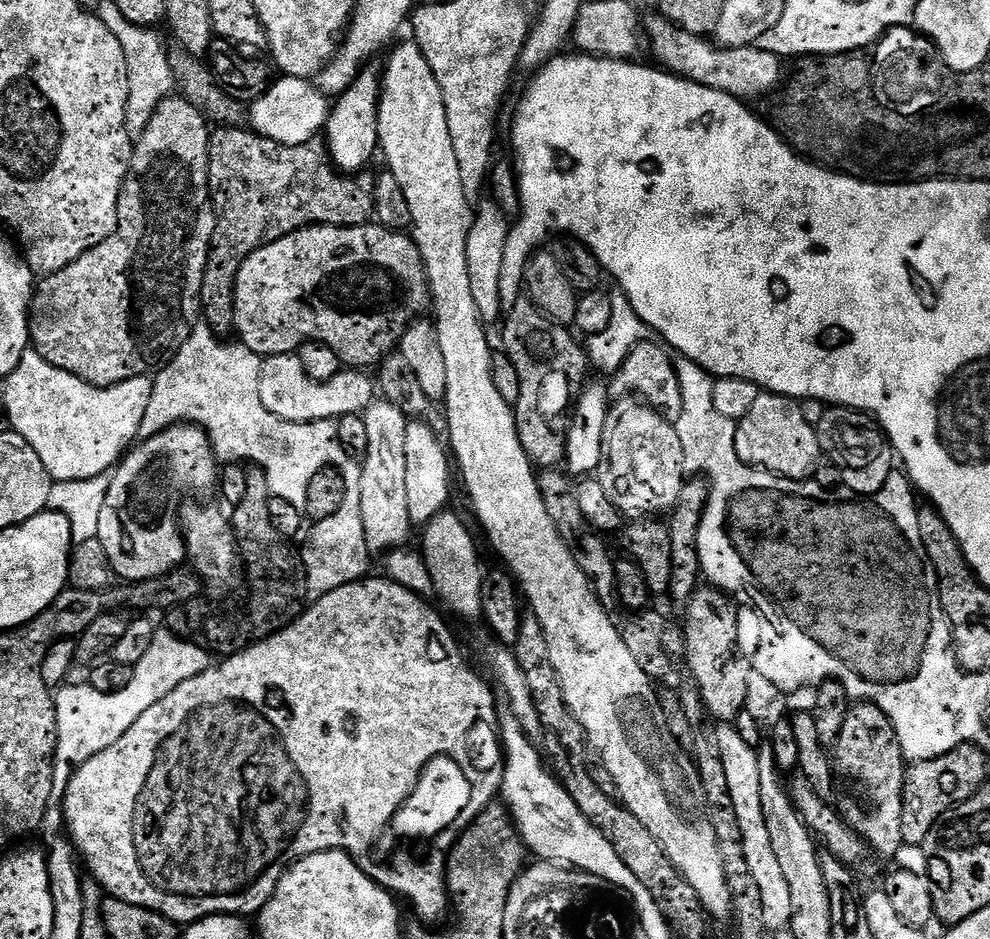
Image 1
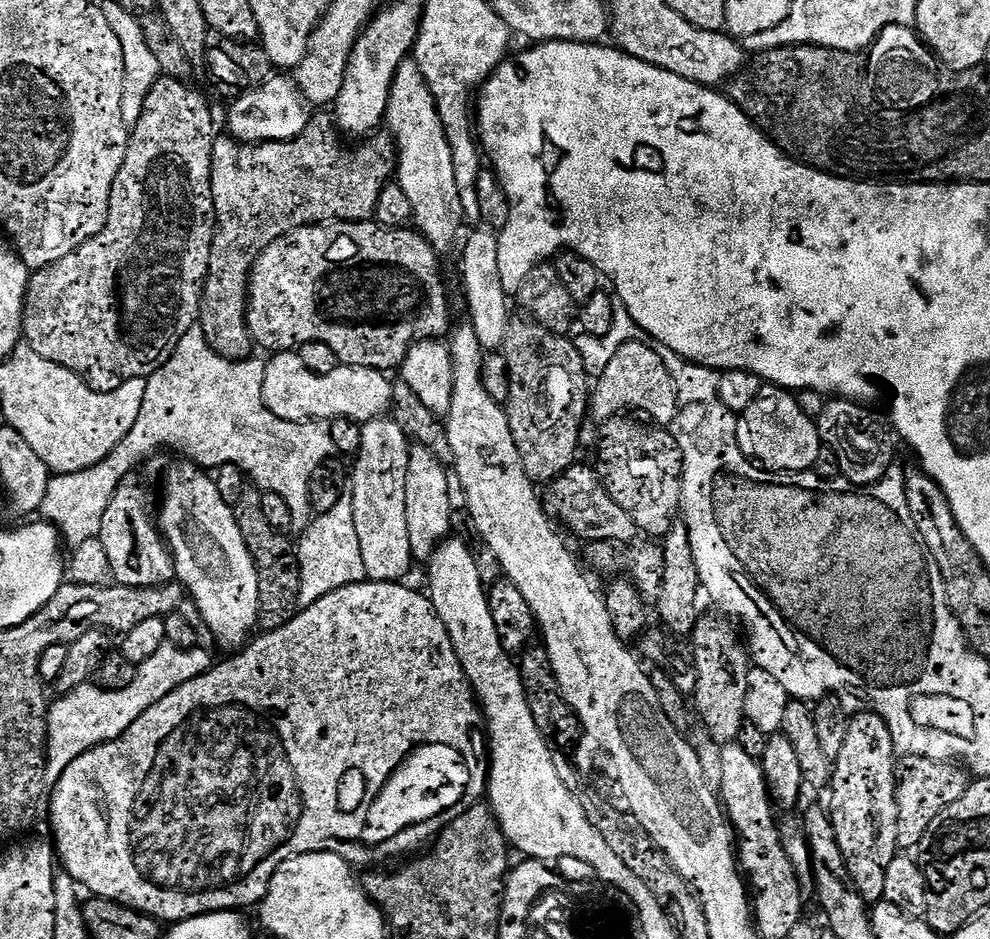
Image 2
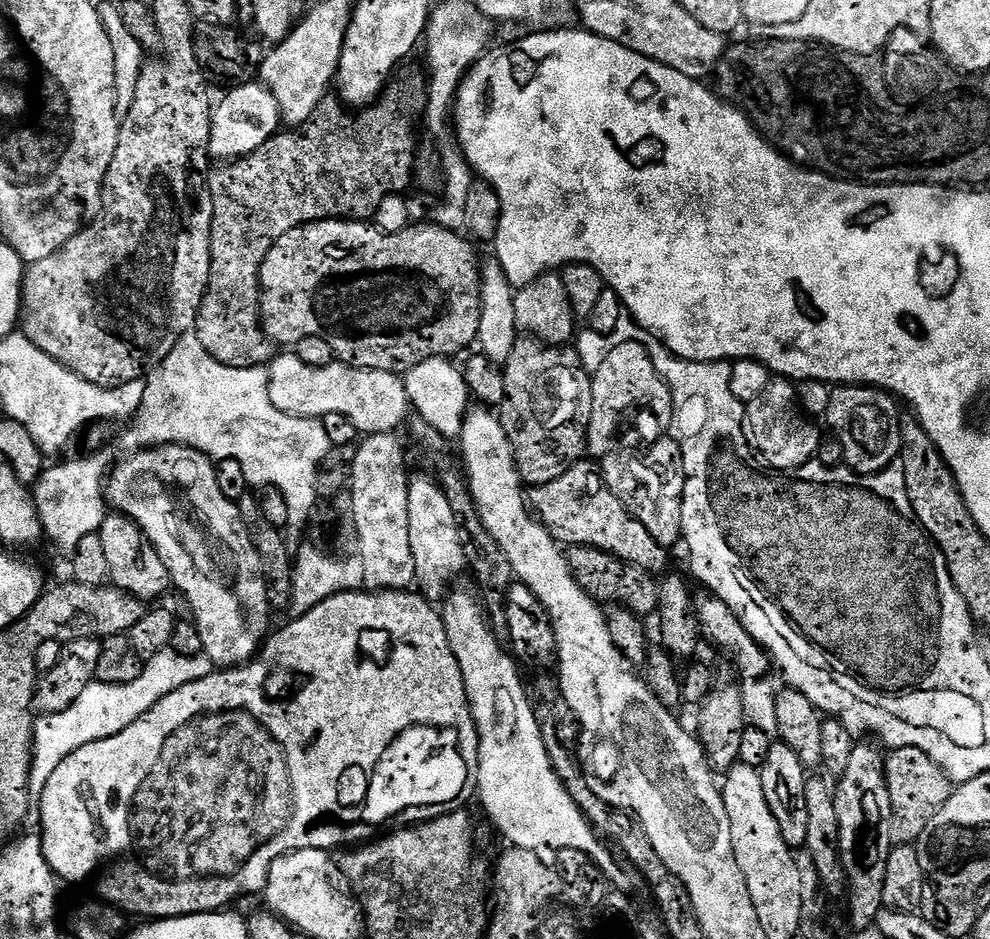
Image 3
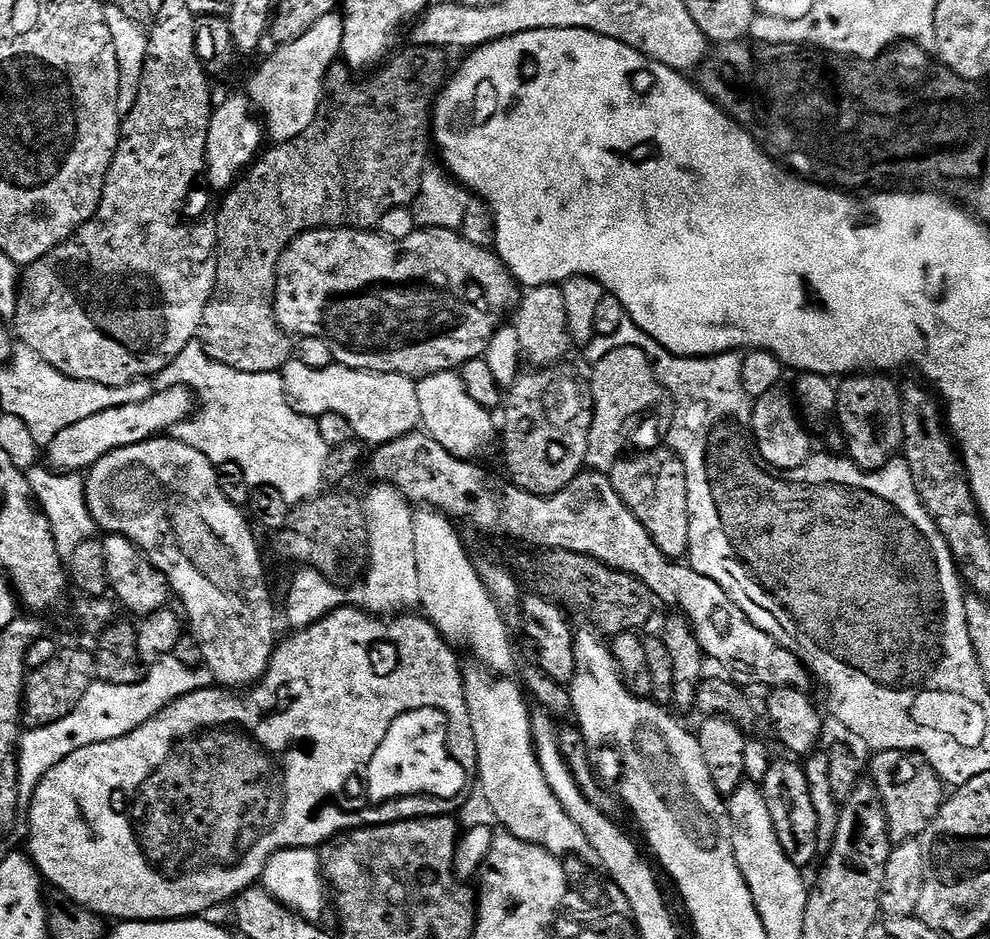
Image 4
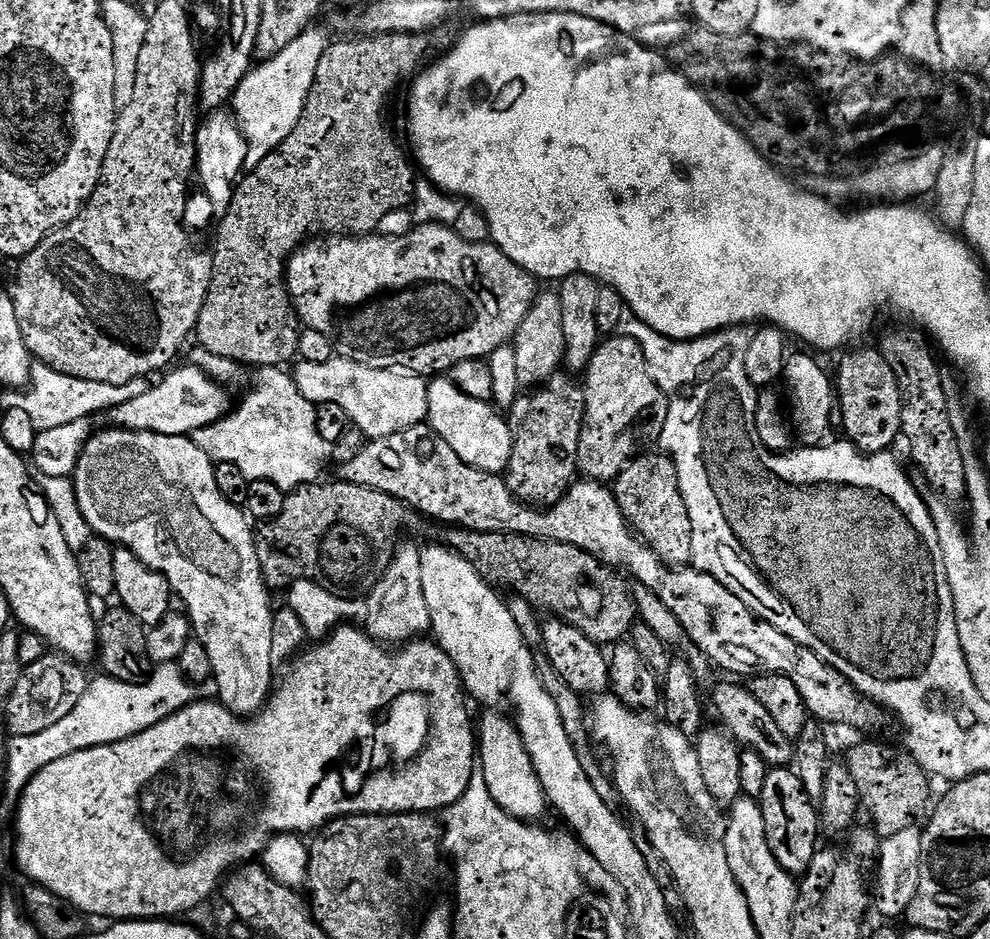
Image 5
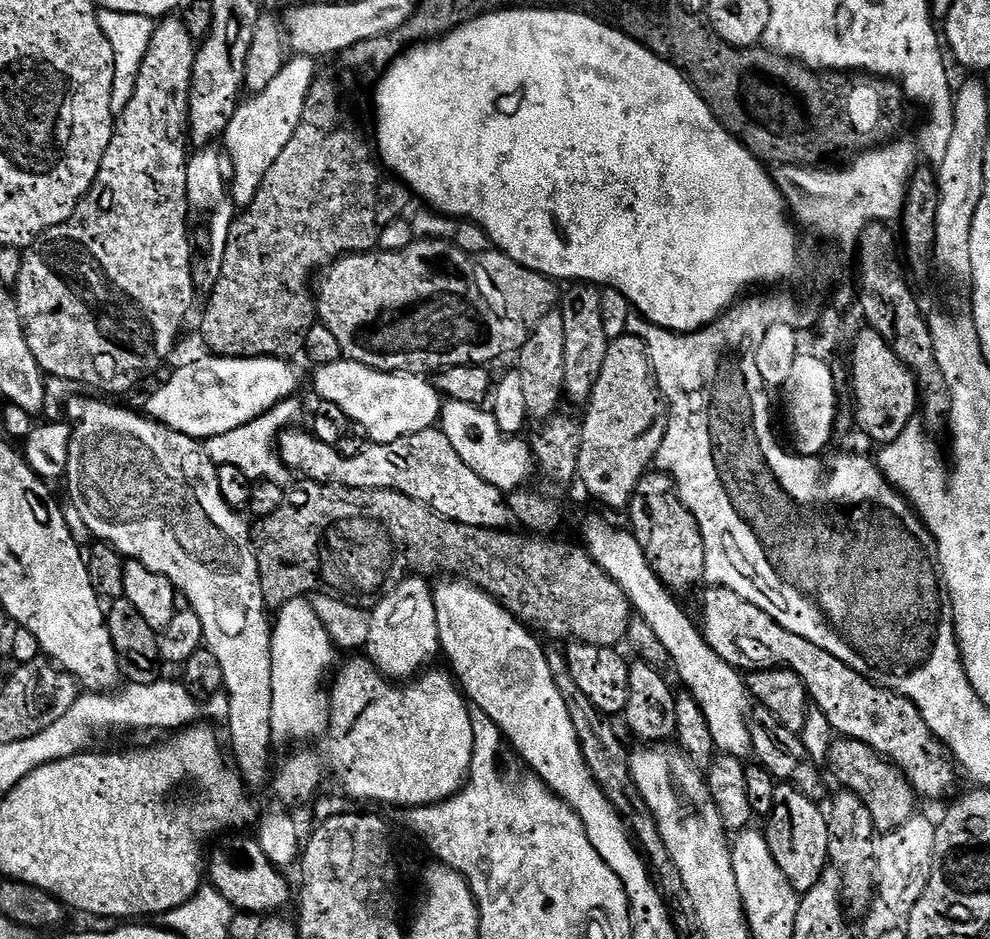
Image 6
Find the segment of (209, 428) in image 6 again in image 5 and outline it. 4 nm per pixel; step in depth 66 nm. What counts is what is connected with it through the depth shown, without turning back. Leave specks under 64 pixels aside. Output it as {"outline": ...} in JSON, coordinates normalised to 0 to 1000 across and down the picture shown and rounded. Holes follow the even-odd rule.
{"outline":[[[189,390],[179,396],[171,395],[163,409],[155,408],[147,420],[131,424],[111,440],[112,450],[132,460],[159,460],[169,464],[190,464],[201,456],[212,454],[229,443],[232,438],[230,422],[221,413],[219,406],[204,392]]]}

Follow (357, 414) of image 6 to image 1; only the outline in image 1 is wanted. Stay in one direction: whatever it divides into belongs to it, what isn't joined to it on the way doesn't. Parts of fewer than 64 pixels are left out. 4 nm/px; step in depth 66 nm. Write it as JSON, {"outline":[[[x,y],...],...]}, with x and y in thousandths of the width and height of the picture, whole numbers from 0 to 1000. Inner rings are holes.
{"outline":[[[299,377],[270,380],[263,389],[261,403],[261,420],[265,424],[265,432],[289,449],[302,452],[312,452],[318,447],[338,448],[355,439],[367,440],[377,428],[376,413],[378,417],[377,401],[372,401],[372,398],[364,394],[345,394],[329,407],[317,407],[317,403],[305,394],[305,386]]]}

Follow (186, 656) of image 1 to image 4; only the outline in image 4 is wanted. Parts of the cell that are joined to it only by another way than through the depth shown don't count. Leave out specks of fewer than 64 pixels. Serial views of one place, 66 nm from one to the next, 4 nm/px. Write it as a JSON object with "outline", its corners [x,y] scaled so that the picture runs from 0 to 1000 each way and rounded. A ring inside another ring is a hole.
{"outline":[[[173,698],[153,708],[145,724],[138,728],[111,729],[95,726],[91,735],[83,739],[83,748],[79,748],[79,752],[75,752],[75,756],[71,756],[67,765],[59,765],[59,769],[51,769],[41,775],[21,778],[20,794],[16,802],[21,853],[31,853],[38,833],[42,833],[42,829],[46,829],[46,824],[51,824],[51,820],[55,820],[55,816],[63,812],[63,807],[71,807],[75,799],[123,786],[148,767],[155,767],[174,747],[217,728],[216,718],[209,709],[193,711]]]}

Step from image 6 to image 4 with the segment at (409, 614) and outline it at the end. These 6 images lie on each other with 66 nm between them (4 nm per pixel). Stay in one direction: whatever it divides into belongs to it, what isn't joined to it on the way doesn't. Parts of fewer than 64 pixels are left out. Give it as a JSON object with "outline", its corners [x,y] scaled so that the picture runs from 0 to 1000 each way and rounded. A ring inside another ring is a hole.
{"outline":[[[396,515],[377,517],[366,530],[371,567],[367,646],[376,654],[408,654],[424,642],[422,601],[418,595],[418,541]]]}

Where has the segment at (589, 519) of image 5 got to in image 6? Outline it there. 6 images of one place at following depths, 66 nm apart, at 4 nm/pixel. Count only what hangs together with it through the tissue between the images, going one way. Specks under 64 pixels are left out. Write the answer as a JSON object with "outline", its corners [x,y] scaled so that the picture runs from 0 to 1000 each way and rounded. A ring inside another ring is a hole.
{"outline":[[[299,454],[289,456],[281,465],[281,485],[292,504],[304,503],[304,508],[321,514],[405,524],[437,541],[449,554],[471,560],[506,564],[514,561],[517,545],[510,525],[483,509],[483,505],[463,488],[459,475],[455,475],[455,466],[451,466],[443,455],[437,454],[398,471],[373,472],[358,487],[346,487],[336,474],[325,471],[314,459],[302,460],[301,457]],[[726,624],[716,627],[711,635],[709,674],[711,683],[725,701],[744,714],[795,709],[806,718],[817,747],[834,763],[841,781],[859,788],[870,788],[894,809],[900,809],[921,835],[926,849],[938,848],[945,852],[965,833],[963,810],[930,766],[929,757],[915,742],[900,737],[898,733],[888,733],[846,705],[846,701],[834,696],[834,692],[822,688],[822,684],[798,675],[798,671],[786,667],[778,654],[766,650],[766,645],[741,633],[741,628]]]}

